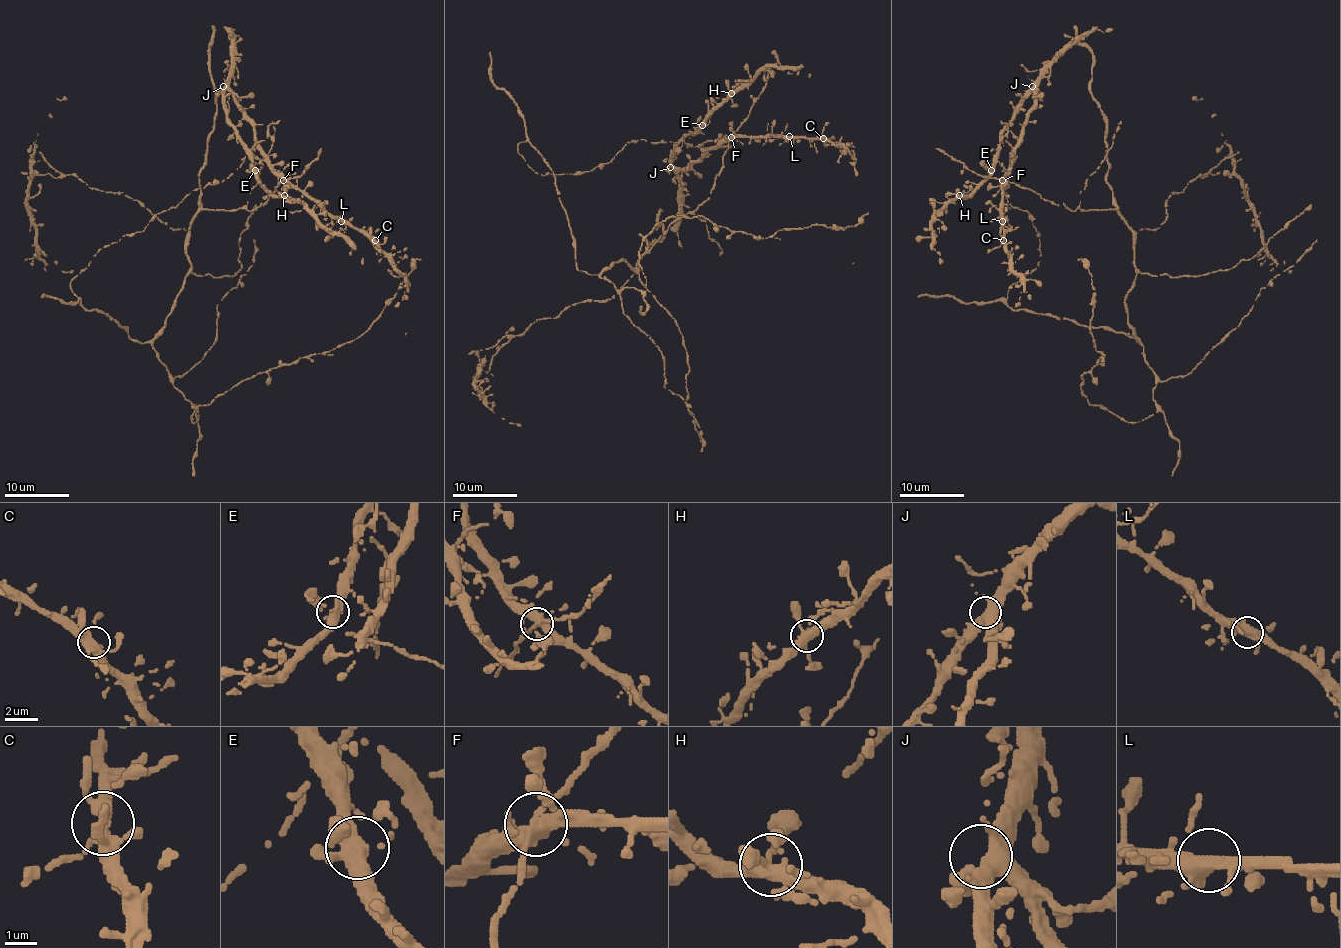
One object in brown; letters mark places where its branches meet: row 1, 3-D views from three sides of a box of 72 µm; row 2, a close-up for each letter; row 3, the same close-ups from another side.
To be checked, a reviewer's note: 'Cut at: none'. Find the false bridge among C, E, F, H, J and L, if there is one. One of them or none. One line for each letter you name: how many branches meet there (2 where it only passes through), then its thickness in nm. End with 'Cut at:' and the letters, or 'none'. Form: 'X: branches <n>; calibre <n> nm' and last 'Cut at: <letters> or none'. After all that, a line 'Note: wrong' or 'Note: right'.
Cut at: none
Note: right

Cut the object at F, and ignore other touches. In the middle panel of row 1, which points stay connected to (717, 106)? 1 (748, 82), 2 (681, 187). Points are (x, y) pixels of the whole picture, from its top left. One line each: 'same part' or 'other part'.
1: same part
2: same part

